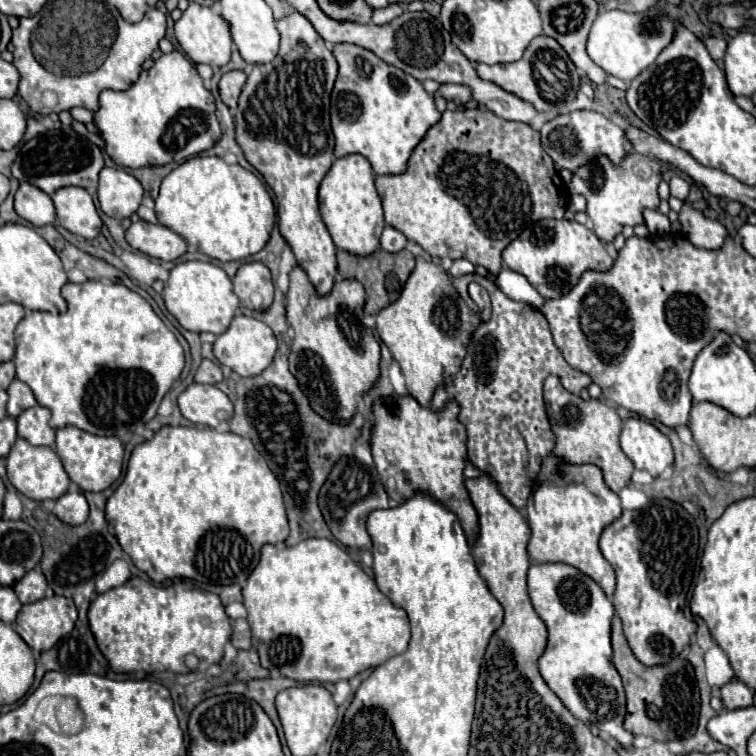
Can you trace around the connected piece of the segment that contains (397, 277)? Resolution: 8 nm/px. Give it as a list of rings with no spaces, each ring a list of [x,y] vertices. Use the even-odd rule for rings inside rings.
[[[338,250],[338,272],[344,280],[358,280],[364,290],[366,290],[366,306],[364,306],[364,314],[378,314],[382,308],[386,308],[388,304],[392,304],[394,300],[398,300],[406,280],[410,278],[412,270],[416,266],[416,258],[412,256],[412,252],[408,250],[402,250],[402,252],[396,252],[396,254],[388,254],[388,252],[382,252],[382,250],[376,250],[372,256],[368,258],[360,258],[360,256],[354,256],[350,252],[344,252],[344,250]]]

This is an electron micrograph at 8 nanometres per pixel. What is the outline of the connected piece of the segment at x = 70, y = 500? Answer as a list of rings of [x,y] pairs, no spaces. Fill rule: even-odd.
[[[80,492],[78,494],[64,494],[56,500],[56,506],[52,512],[66,524],[72,524],[72,526],[84,524],[88,518],[88,502]]]

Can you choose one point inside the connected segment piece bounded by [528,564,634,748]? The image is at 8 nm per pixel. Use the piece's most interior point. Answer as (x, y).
(577, 664)

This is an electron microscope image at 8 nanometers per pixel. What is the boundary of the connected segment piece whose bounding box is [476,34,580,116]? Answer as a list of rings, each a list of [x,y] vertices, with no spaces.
[[[544,34],[532,40],[522,60],[512,62],[512,64],[494,64],[494,66],[476,64],[476,72],[482,80],[494,82],[502,90],[532,104],[538,112],[550,114],[550,116],[562,114],[566,104],[570,104],[580,90],[580,76],[576,72],[574,62],[568,58],[568,54],[562,50],[562,46],[554,38],[548,38]]]

